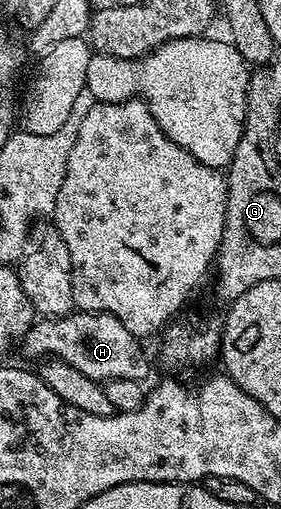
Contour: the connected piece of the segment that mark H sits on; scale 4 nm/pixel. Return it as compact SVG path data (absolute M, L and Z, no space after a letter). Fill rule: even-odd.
M75 310L68 316L38 318L20 341L26 356L64 360L76 366L80 374L99 382L116 378L132 378L145 381L150 372L150 360L142 349L143 341L133 336L124 322L107 312L83 312Z

